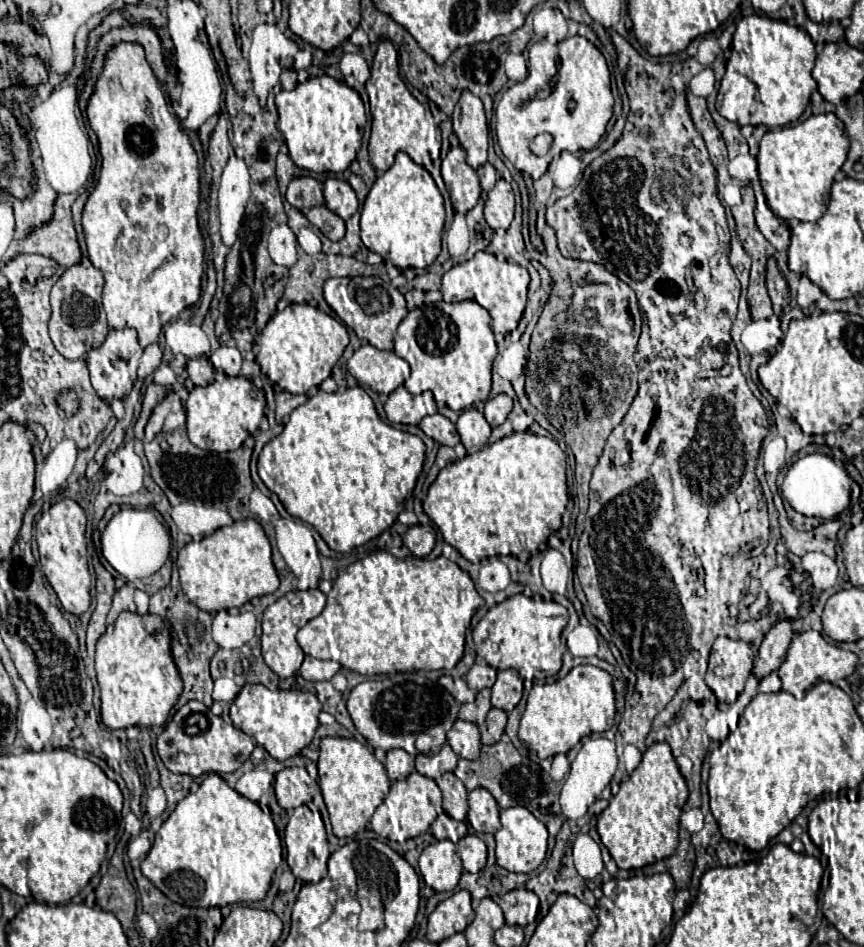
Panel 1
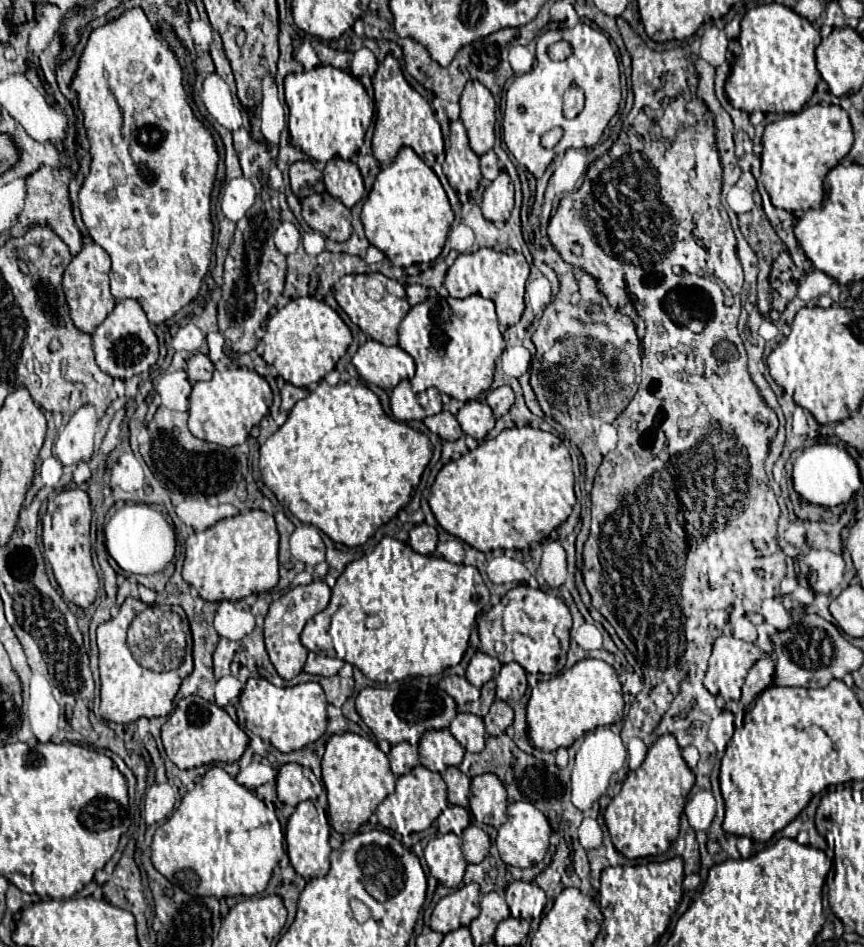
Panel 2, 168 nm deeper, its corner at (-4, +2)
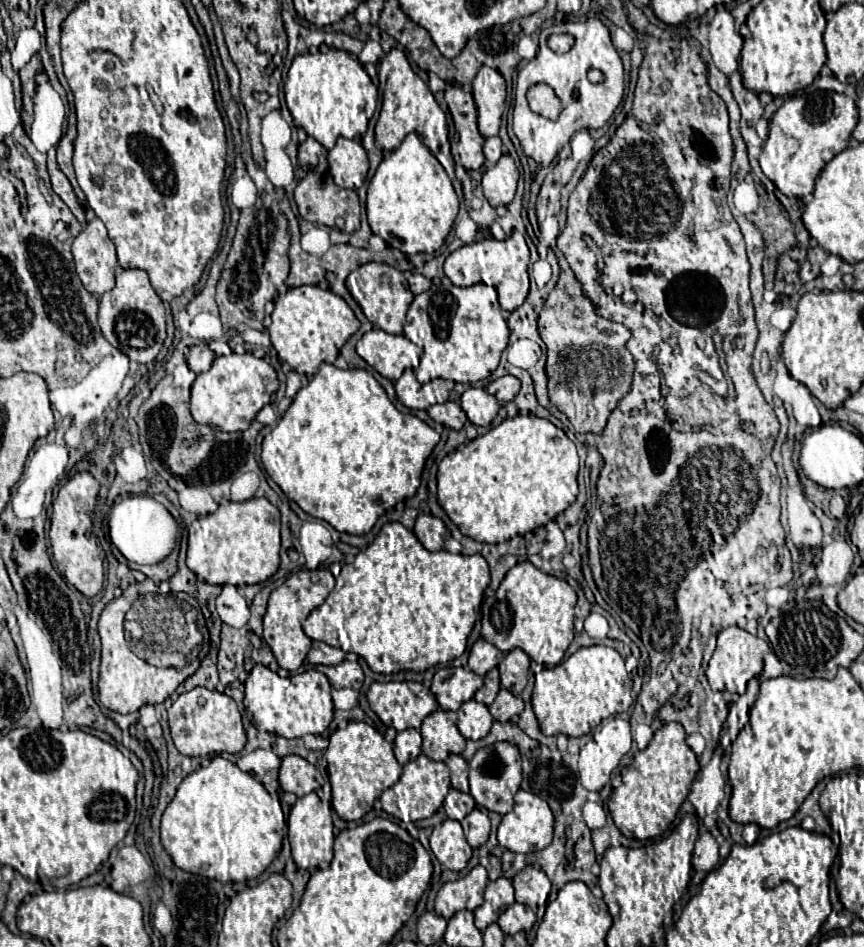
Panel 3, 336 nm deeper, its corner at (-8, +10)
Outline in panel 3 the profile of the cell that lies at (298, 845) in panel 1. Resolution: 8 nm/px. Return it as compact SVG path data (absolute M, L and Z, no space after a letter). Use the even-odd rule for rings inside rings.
M308 793L300 797L288 815L288 839L292 845L292 859L298 867L310 869L328 869L333 859L333 845L335 841L334 825L330 817L330 807L322 803L316 793Z

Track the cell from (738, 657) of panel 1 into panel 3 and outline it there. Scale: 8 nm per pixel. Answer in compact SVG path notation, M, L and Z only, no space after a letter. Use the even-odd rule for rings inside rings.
M726 627L718 635L718 647L706 669L710 687L714 691L730 691L730 693L742 695L746 691L746 683L762 671L762 659L766 657L768 651L770 651L768 643L758 639L756 635L750 635L748 631L744 631L740 627Z

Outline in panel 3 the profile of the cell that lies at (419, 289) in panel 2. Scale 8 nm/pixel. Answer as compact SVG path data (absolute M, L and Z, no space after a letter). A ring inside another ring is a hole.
M410 275L408 277L408 285L410 285L410 291L414 295L420 295L424 293L426 289L430 289L430 279L426 279L424 275Z

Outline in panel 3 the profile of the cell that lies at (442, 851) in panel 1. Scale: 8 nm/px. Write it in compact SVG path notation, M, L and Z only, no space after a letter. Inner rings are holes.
M448 819L434 827L430 835L430 849L440 865L450 871L462 871L472 857L472 847L466 843L460 823Z

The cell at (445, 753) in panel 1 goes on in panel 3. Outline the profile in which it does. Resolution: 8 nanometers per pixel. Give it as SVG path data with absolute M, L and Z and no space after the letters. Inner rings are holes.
M436 711L422 721L422 751L434 759L444 761L448 755L460 755L466 739L460 735L454 711Z

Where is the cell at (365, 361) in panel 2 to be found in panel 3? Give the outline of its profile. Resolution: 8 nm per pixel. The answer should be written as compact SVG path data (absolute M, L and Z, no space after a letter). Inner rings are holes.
M372 329L356 343L356 353L382 377L396 381L404 369L412 369L412 361L420 349L404 335L388 335L382 329Z

